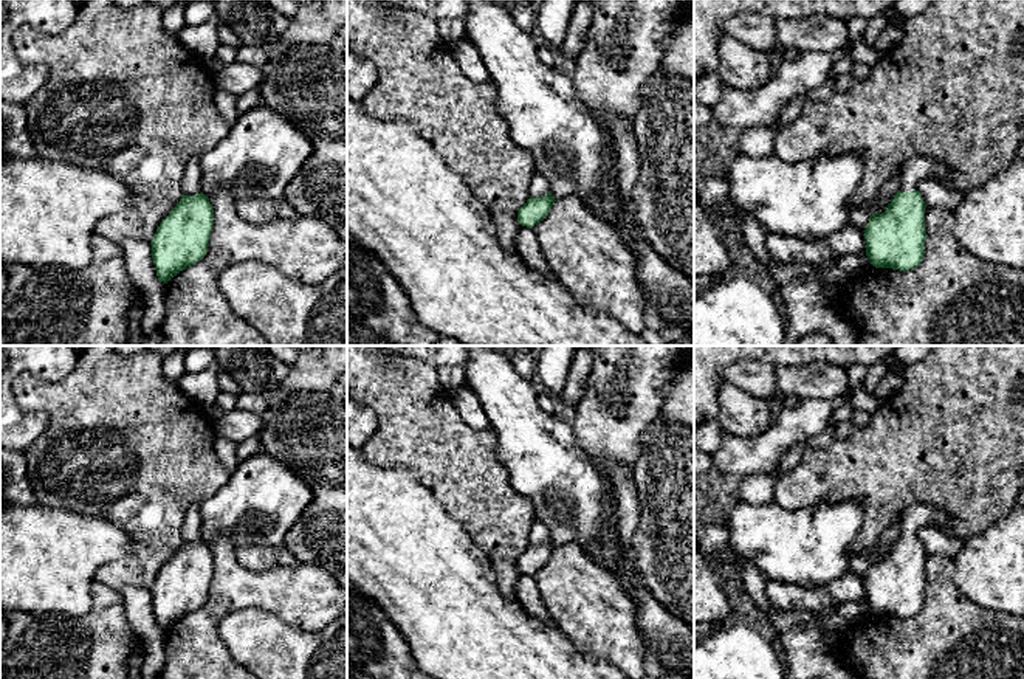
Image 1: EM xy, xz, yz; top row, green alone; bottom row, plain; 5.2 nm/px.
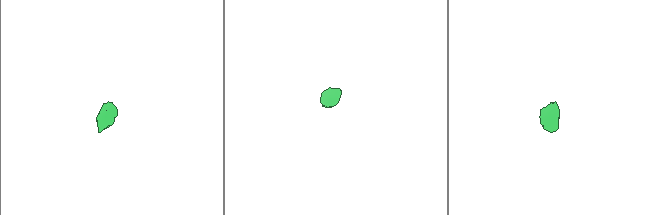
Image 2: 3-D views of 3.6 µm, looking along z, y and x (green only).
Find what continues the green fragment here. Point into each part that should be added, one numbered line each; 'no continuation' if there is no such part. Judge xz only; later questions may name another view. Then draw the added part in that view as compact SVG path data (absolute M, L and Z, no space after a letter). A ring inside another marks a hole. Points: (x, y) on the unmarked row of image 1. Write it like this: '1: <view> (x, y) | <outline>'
no continuation

